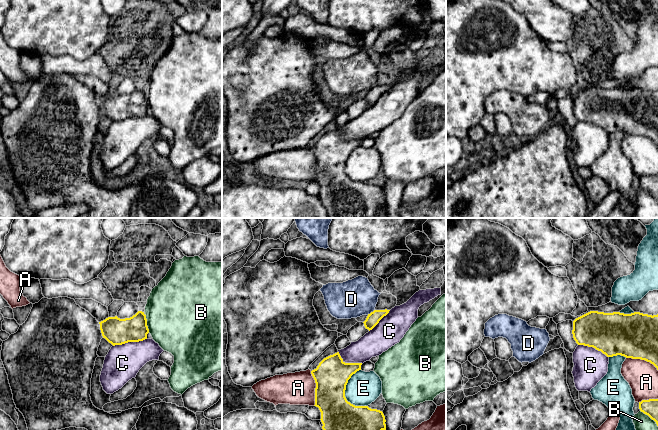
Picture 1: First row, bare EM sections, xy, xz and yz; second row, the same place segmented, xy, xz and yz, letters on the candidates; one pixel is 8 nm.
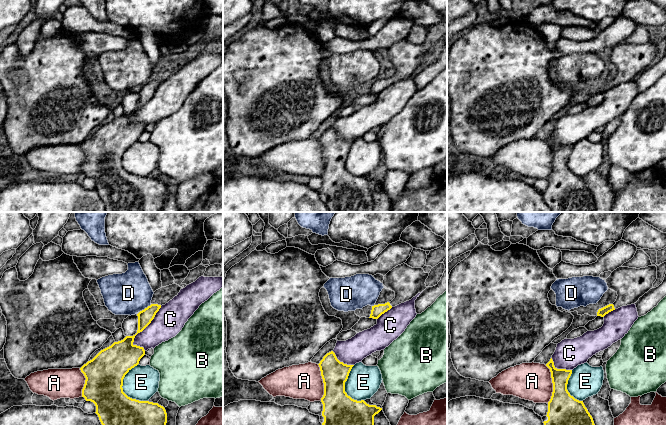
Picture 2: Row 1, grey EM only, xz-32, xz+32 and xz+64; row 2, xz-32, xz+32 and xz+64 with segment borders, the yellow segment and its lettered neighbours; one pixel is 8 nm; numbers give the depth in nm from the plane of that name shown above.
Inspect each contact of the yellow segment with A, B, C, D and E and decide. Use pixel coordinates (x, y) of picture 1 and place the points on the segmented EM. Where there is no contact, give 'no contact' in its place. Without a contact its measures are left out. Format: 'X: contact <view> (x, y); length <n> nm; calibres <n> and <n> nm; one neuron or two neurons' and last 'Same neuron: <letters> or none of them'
A: contact xz (315, 388); length 280 nm; calibres 280 and 260 nm; two neurons
B: contact yz (650, 417); length 190 nm; calibres 130 and 130 nm; two neurons
C: contact xy (129, 341); length 280 nm; calibres 220 and 280 nm; two neurons
D: contact xz (371, 312); length 80 nm; calibres 100 and 300 nm; one neuron
E: contact xz (344, 394); length 320 nm; calibres 280 and 260 nm; two neurons
Same neuron: D

